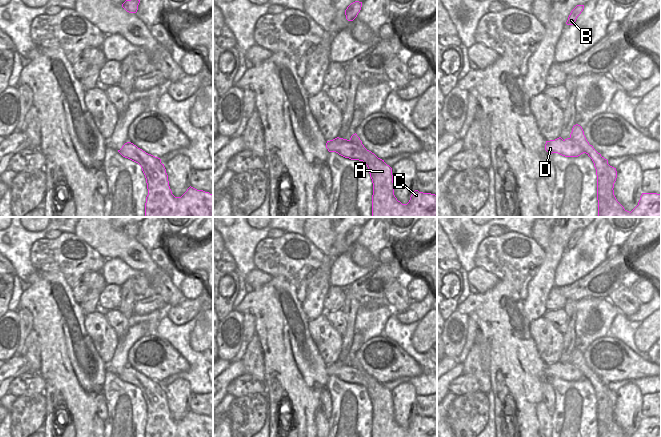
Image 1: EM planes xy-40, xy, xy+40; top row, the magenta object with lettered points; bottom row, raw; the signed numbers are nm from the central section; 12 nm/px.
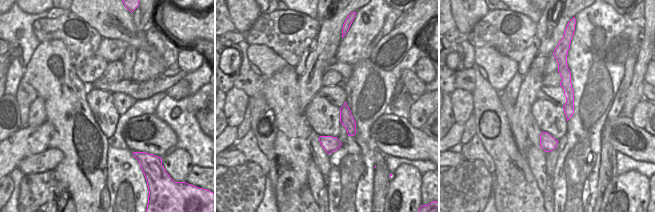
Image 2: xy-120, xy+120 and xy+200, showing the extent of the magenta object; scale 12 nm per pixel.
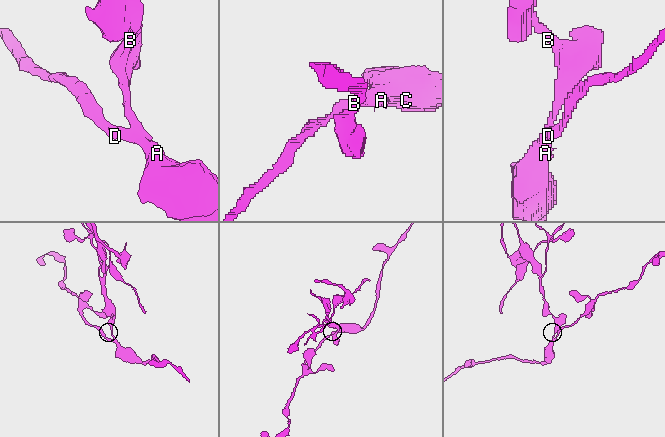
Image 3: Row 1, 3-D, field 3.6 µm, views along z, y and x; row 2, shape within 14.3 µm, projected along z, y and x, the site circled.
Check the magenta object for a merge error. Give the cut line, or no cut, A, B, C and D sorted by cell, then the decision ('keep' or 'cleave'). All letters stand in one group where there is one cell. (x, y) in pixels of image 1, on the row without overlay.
xy+40 (570, 361), (586, 377), (589, 374), (594, 374) | A C D / B | cleave

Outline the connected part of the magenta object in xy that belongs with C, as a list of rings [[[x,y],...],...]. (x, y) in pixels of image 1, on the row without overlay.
[[[339,361],[327,365],[326,372],[367,389],[373,407],[372,437],[437,437],[435,418],[415,414],[407,428],[398,425],[394,419],[392,392],[371,375]]]

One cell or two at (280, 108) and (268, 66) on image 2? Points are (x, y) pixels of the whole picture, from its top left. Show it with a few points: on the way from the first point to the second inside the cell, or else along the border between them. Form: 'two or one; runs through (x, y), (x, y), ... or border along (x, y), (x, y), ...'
two; border along (287, 64), (270, 77), (263, 77), (261, 75)

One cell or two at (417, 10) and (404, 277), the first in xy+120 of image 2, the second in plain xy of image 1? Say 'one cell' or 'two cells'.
two cells

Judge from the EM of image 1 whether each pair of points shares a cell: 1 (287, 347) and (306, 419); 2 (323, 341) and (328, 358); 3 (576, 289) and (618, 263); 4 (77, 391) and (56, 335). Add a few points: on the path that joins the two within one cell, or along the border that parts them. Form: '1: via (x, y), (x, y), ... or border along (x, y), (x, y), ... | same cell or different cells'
1: via (292, 365), (298, 376), (304, 401) | same cell
2: via (327, 345), (328, 354) | same cell
3: via (586, 284), (591, 279), (597, 280), (608, 269) | same cell
4: via (74, 377), (70, 371), (66, 349) | same cell

